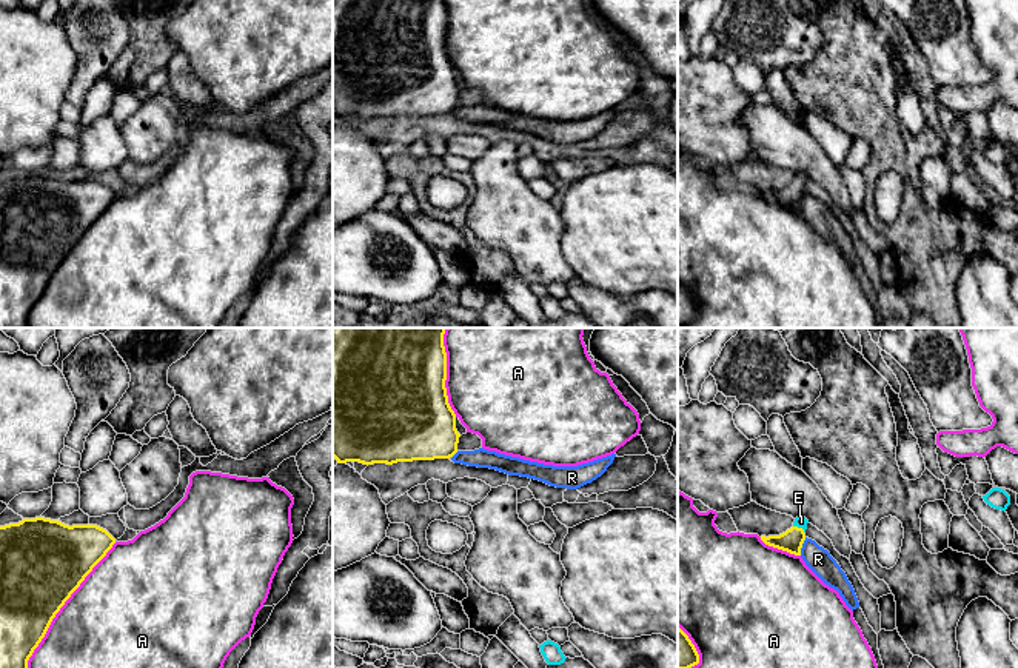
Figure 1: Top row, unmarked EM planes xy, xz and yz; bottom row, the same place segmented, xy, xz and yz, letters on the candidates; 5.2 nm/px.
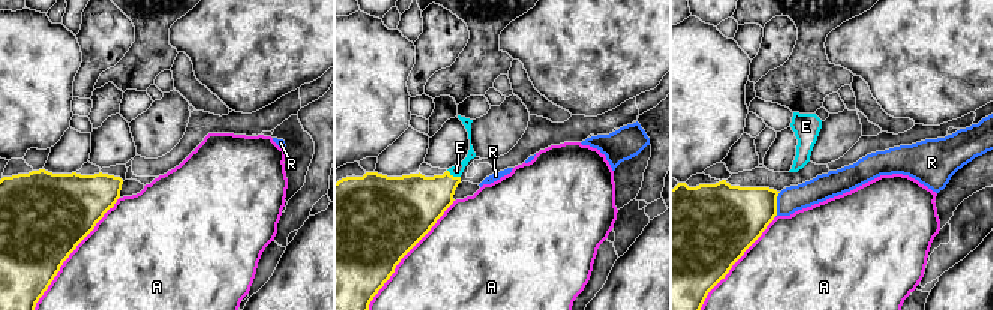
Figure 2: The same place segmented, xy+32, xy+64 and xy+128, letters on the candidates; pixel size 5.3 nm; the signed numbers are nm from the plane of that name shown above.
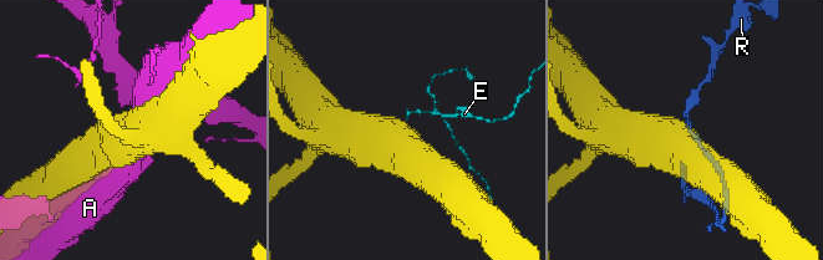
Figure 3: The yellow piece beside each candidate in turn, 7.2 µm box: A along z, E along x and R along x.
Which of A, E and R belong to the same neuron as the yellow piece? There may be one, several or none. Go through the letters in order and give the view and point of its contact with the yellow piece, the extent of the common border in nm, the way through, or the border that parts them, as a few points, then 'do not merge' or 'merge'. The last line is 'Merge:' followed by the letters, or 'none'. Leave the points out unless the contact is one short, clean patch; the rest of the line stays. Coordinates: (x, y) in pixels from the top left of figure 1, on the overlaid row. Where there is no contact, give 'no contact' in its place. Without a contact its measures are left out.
A: contact xy (63, 604); length 800 nm; do not merge
E: contact yz (800, 528); length 80 nm; way yz (792, 541), (800, 528), (801, 522); merge
R: contact yz (801, 547); length 100 nm; do not merge
Merge: E

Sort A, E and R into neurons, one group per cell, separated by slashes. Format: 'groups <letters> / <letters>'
groups A / E / R

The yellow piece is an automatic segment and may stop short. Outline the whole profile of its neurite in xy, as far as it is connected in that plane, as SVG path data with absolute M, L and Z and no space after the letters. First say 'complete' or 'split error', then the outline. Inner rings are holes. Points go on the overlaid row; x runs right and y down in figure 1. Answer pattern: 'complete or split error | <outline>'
complete | M45 517L0 526L0 668L28 668L52 619L116 539L97 525L65 525Z

